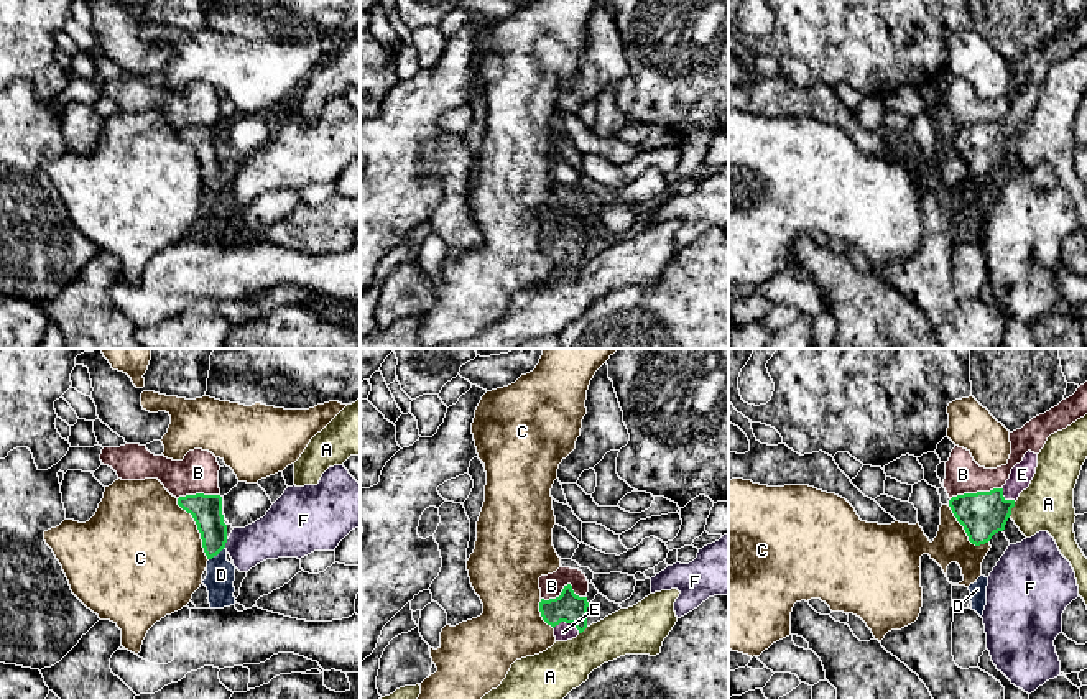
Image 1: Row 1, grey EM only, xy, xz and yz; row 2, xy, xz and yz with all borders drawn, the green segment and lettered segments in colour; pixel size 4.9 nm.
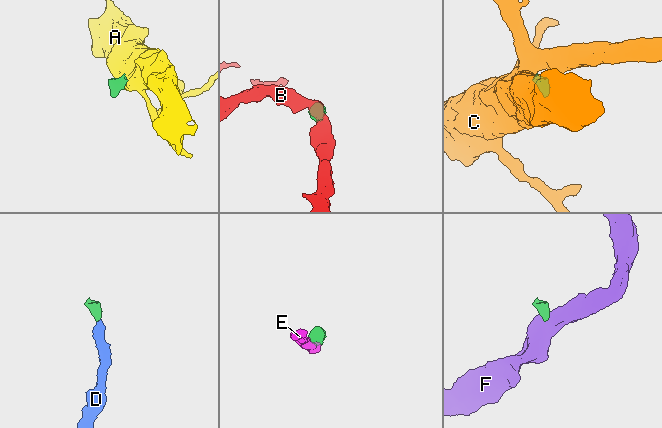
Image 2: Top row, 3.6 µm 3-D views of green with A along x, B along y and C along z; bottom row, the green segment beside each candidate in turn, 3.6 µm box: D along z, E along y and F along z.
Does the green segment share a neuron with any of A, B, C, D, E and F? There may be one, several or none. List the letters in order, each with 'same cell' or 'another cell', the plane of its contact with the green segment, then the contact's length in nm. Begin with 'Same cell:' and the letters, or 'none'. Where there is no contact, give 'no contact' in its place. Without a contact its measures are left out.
Same cell: D, E
A: another cell; meets green in yz; contact 90 nm long
B: another cell; meets green in xz; contact 220 nm long
C: another cell; meets green in xy; contact 340 nm long
D: same cell; meets green in xy; contact 100 nm long
E: same cell; meets green in xz; contact 140 nm long
F: another cell; meets green in xy; contact 40 nm long

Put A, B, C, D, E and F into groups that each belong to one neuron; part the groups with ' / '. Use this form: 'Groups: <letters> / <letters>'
Groups: A / B / C / D E / F

